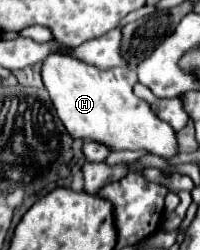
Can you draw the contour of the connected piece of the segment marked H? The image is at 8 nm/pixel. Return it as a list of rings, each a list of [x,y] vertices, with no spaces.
[[[55,53],[43,61],[43,83],[49,91],[49,97],[57,109],[59,119],[67,127],[71,137],[97,141],[109,151],[147,151],[163,159],[175,157],[177,135],[169,123],[165,123],[147,101],[133,95],[133,85],[137,75],[129,67],[117,67],[111,71],[101,71],[93,65],[87,65],[71,55]]]

